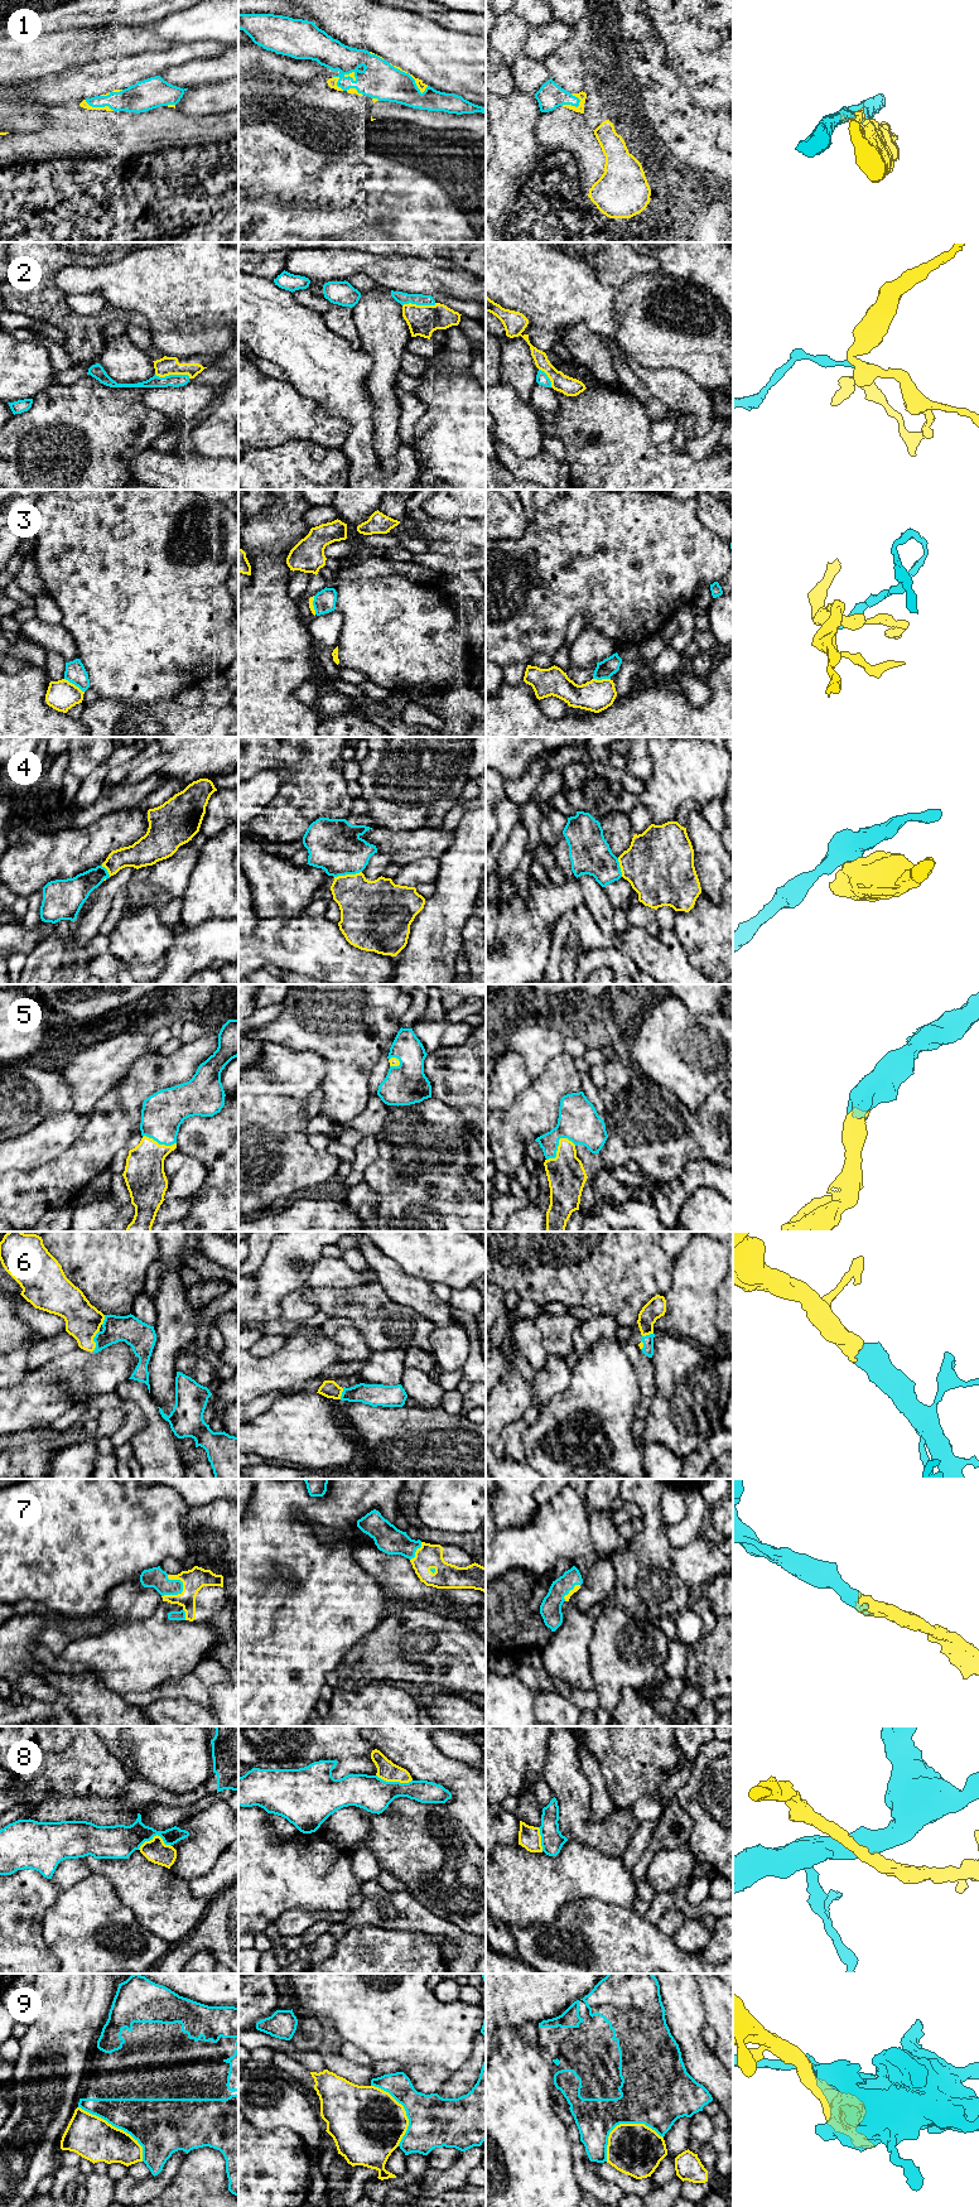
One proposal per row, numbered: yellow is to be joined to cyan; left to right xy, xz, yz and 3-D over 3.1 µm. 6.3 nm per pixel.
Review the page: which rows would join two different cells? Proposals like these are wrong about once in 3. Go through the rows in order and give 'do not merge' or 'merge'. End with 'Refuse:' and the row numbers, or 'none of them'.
1: do not merge
2: do not merge
3: do not merge
4: do not merge
5: merge
6: merge
7: merge
8: do not merge
9: do not merge
Refuse: 1, 2, 3, 4, 8, 9

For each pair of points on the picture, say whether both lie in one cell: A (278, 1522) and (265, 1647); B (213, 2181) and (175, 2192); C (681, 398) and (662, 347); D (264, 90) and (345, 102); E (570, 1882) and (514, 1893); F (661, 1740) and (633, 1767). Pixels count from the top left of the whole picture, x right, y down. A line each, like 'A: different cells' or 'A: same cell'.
A: same cell
B: same cell
C: different cells
D: same cell
E: same cell
F: same cell

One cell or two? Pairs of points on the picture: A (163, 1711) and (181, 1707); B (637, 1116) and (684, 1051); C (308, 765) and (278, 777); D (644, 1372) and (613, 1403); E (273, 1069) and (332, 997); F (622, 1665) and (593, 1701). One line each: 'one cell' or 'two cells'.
A: one cell
B: two cells
C: two cells
D: two cells
E: two cells
F: two cells

